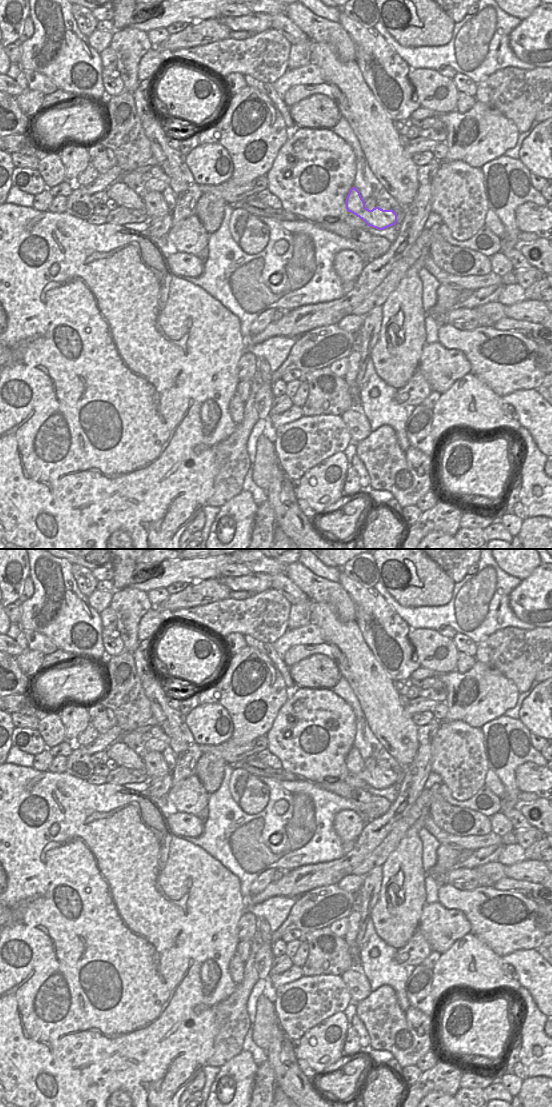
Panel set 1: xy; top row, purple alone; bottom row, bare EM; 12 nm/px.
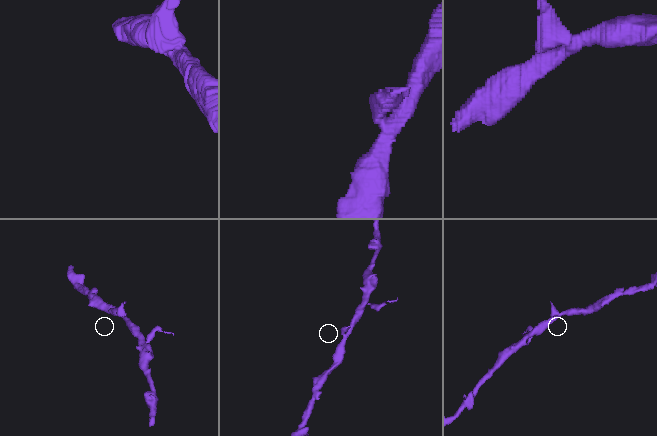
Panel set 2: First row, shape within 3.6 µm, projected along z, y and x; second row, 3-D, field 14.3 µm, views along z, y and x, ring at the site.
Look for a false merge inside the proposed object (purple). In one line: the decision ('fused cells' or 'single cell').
single cell

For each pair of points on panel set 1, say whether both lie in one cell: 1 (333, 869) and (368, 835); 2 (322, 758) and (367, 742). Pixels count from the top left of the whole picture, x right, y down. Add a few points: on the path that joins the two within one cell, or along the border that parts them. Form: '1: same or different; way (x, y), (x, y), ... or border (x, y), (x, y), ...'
1: same; way (344, 863), (349, 862), (364, 846)
2: different; border (356, 723), (356, 734), (352, 746)

